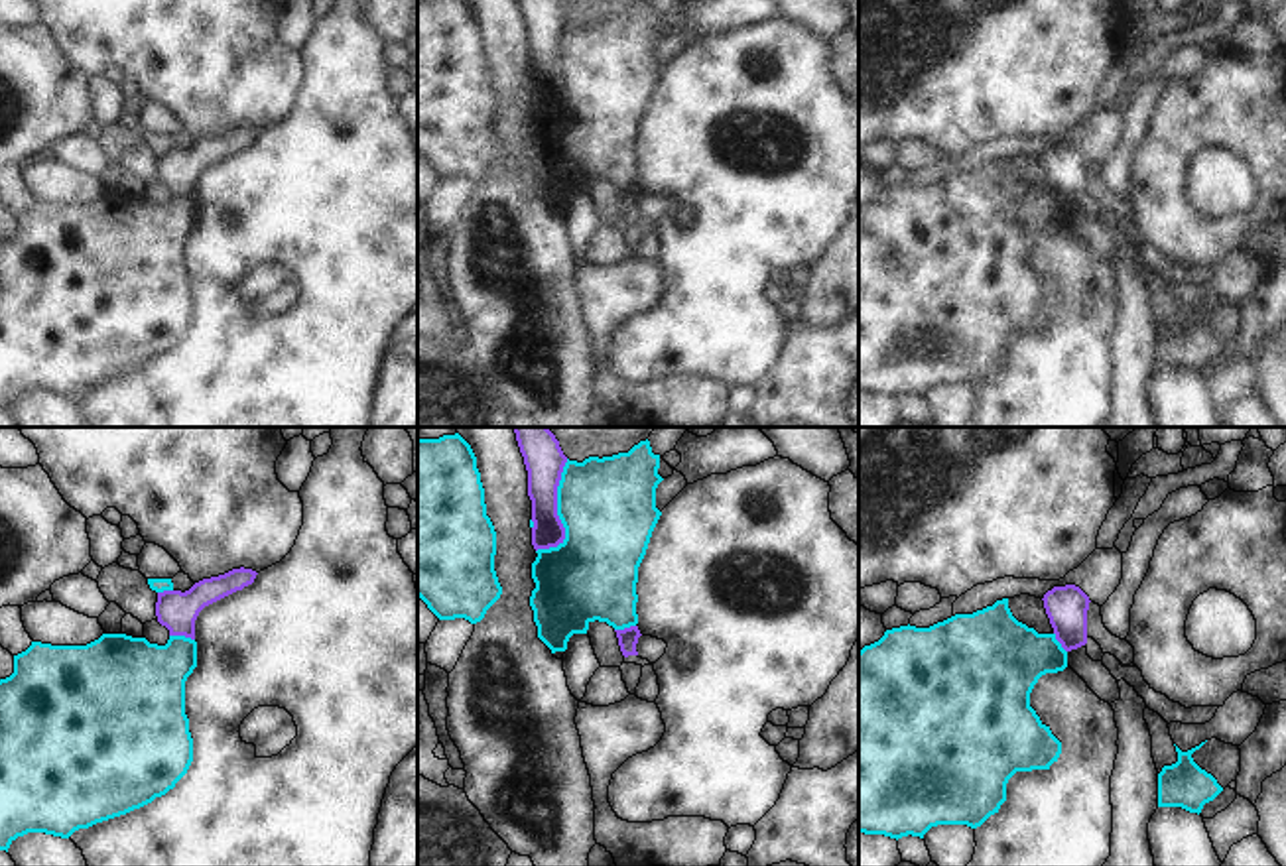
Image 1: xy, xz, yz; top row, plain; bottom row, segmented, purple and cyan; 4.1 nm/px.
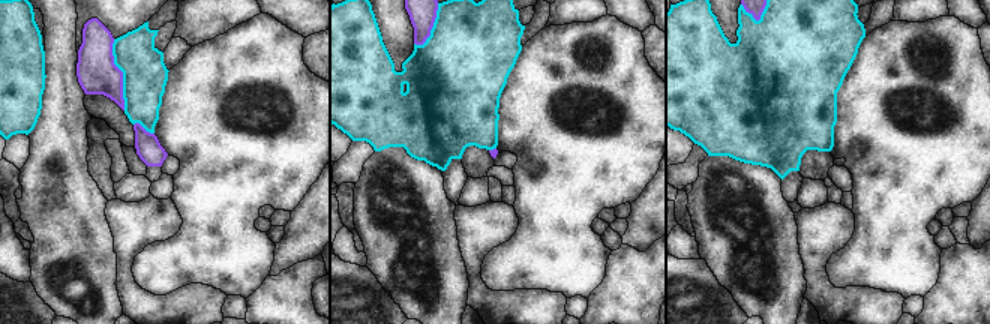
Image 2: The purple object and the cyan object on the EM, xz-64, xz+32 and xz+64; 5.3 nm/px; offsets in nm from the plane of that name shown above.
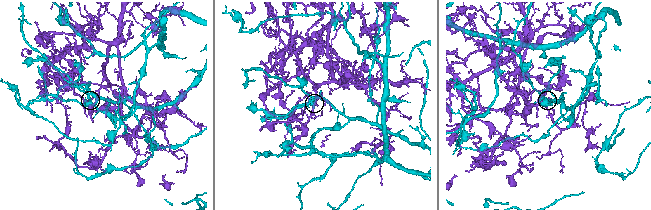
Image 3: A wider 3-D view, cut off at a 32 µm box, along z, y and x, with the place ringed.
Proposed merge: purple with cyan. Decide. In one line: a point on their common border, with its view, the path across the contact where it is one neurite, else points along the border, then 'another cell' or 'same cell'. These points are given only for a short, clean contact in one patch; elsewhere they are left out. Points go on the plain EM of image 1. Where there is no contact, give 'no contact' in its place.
contact xz (556, 71); another cell

